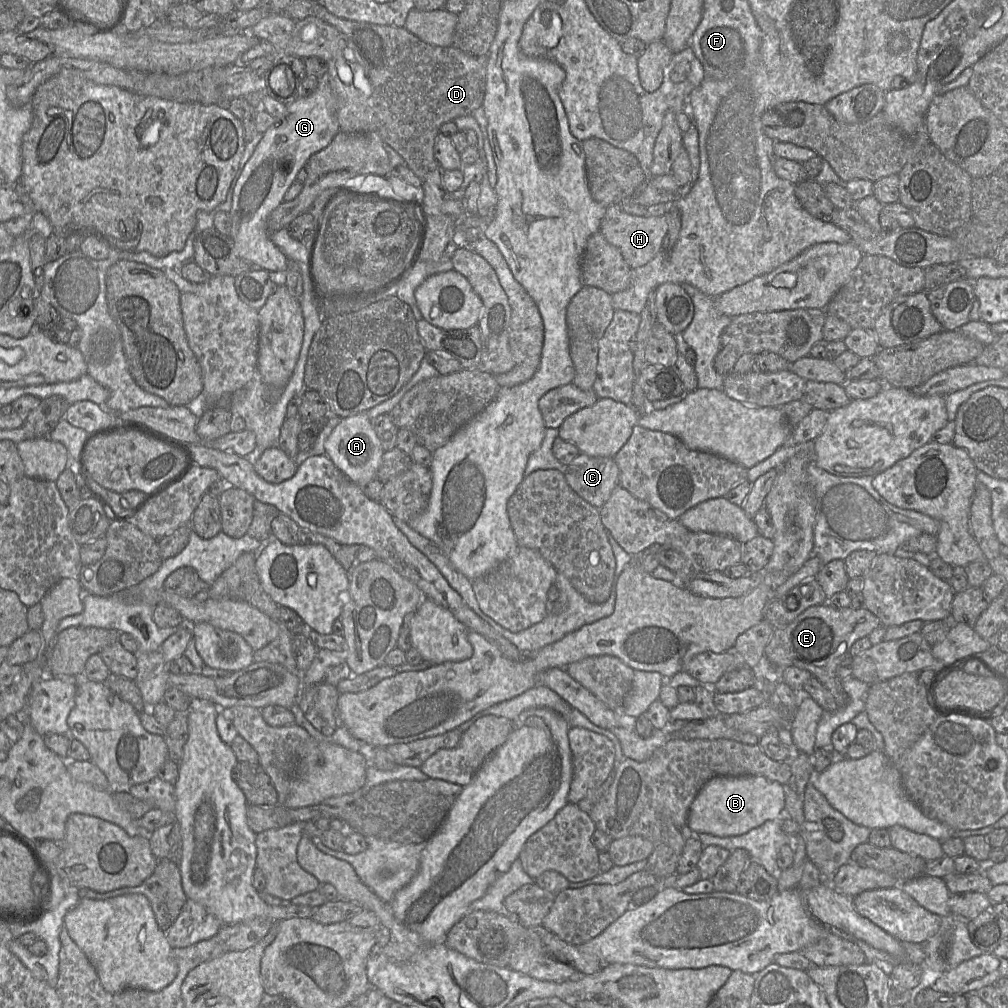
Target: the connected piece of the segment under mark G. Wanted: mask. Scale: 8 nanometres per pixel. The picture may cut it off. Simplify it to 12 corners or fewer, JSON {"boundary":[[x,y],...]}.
{"boundary":[[326,80],[286,105],[239,176],[238,255],[283,274],[266,231],[310,156],[340,132]]}

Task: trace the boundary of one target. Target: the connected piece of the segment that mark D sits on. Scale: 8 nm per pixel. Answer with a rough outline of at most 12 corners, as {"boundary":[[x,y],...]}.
{"boundary":[[317,3],[373,88],[376,132],[423,181],[442,124],[482,107],[488,55]]}

